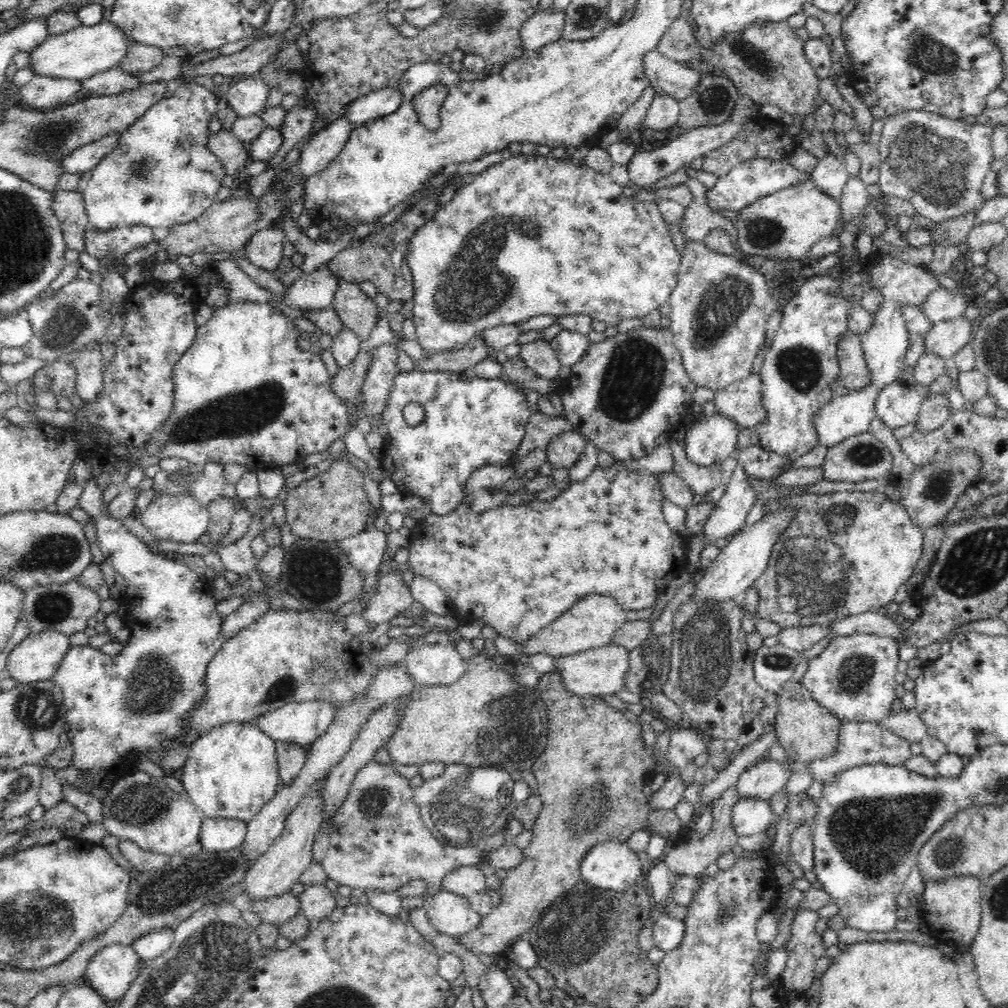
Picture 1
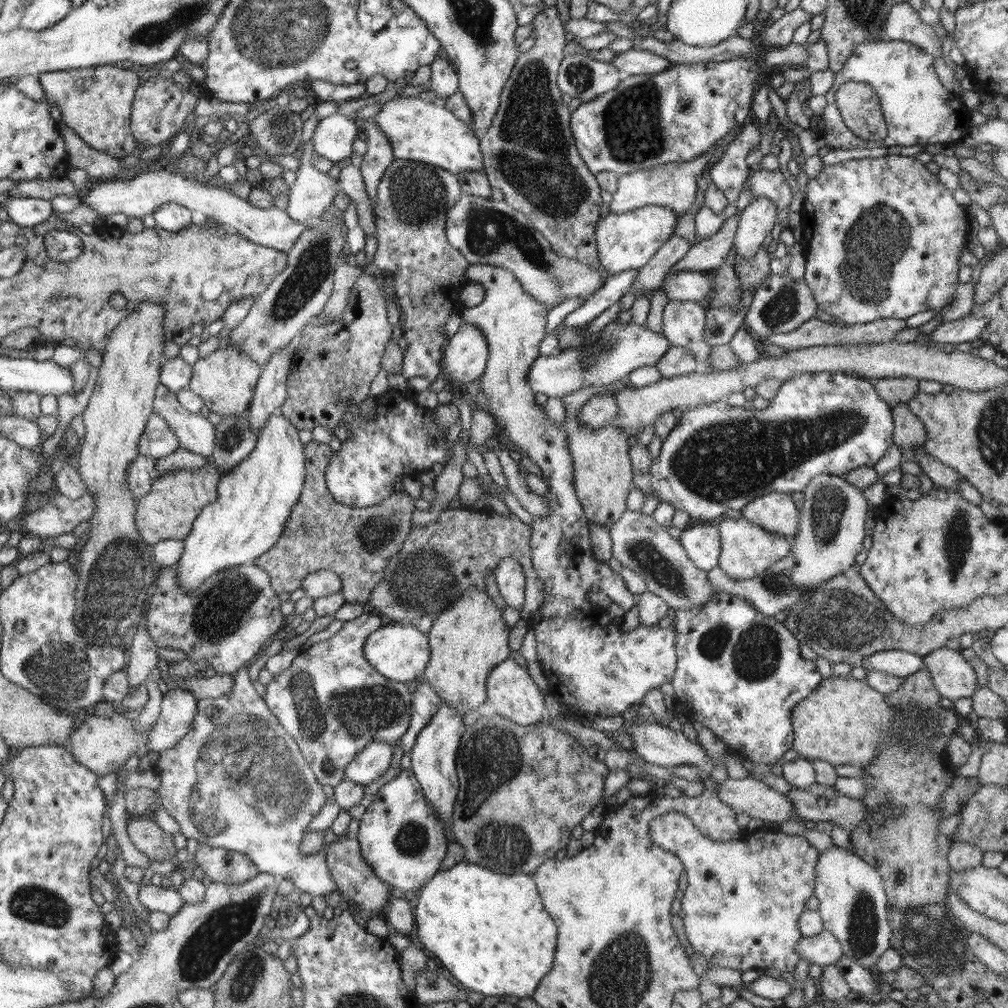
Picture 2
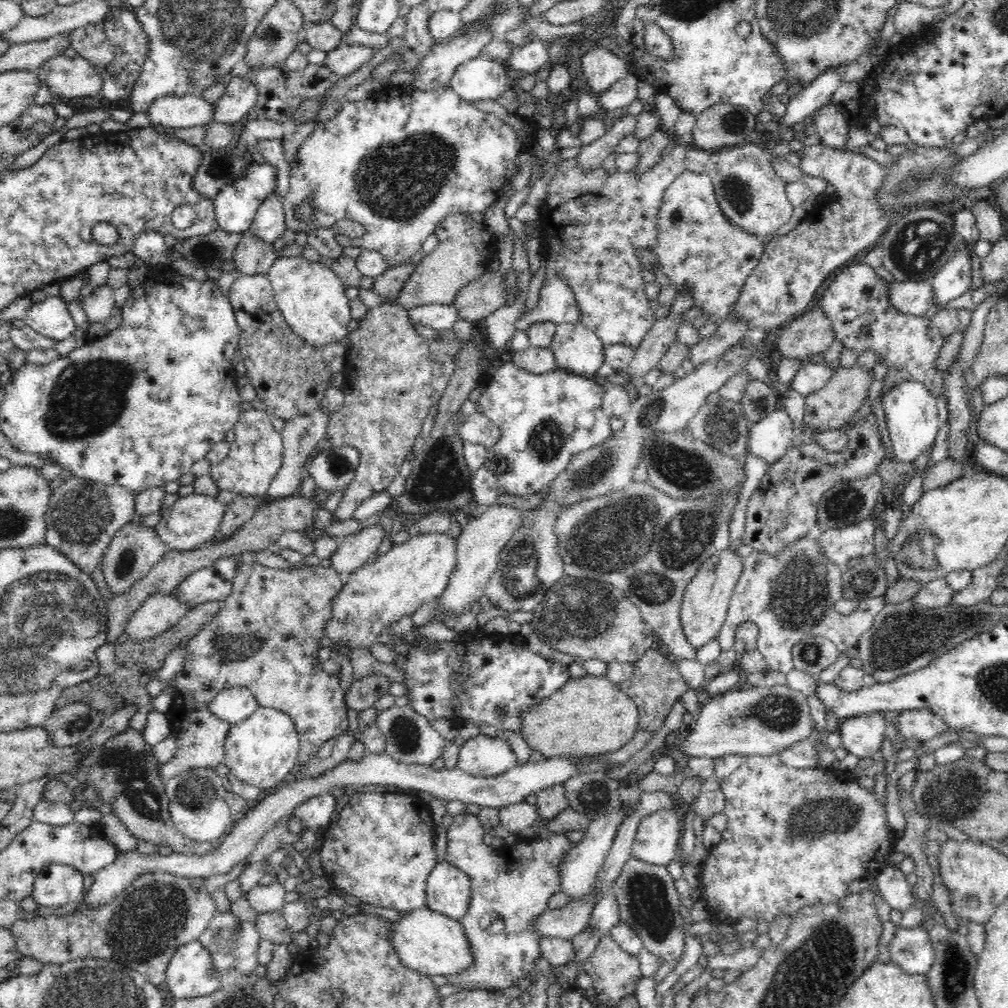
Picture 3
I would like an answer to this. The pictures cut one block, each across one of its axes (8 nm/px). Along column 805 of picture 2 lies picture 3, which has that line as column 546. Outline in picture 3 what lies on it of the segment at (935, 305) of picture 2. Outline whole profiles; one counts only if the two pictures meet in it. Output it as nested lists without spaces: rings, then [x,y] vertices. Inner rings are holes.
[[[678,140],[669,155],[665,155],[658,165],[642,174],[622,172],[618,171],[618,168],[613,174],[609,174],[602,167],[585,172],[584,169],[580,169],[578,158],[570,158],[557,167],[558,171],[547,187],[545,202],[549,207],[546,209],[541,205],[538,208],[541,218],[538,226],[542,229],[540,252],[546,257],[542,284],[545,285],[548,279],[557,274],[558,277],[566,279],[578,301],[580,323],[594,331],[604,346],[623,344],[637,349],[655,321],[650,309],[650,300],[644,290],[644,266],[638,261],[636,254],[639,249],[653,250],[657,243],[657,216],[663,194],[670,183],[687,170],[685,160],[689,148],[690,146]]]

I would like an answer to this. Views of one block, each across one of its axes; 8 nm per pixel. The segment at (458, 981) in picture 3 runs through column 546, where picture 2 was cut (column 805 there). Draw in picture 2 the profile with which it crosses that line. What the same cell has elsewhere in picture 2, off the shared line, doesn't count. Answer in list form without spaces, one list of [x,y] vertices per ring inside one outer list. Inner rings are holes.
[[[670,811],[659,815],[650,821],[648,835],[650,835],[650,841],[658,845],[658,847],[671,851],[678,856],[678,859],[682,862],[684,872],[688,877],[688,887],[684,891],[684,895],[681,901],[682,908],[678,916],[684,921],[684,928],[687,939],[690,942],[690,946],[694,948],[696,952],[699,952],[706,958],[709,965],[722,968],[732,968],[732,970],[744,974],[744,972],[750,971],[765,971],[767,969],[774,968],[774,970],[780,970],[780,972],[790,973],[794,971],[794,967],[800,962],[800,955],[794,950],[796,943],[803,937],[798,926],[798,920],[800,916],[804,914],[804,910],[808,909],[808,900],[814,897],[814,887],[816,887],[816,864],[818,864],[818,858],[820,858],[820,851],[813,848],[808,843],[806,838],[800,836],[800,834],[783,834],[780,832],[773,832],[766,829],[766,827],[747,833],[740,839],[728,840],[728,841],[712,841],[702,835],[700,831],[694,826],[694,823],[685,814]]]

